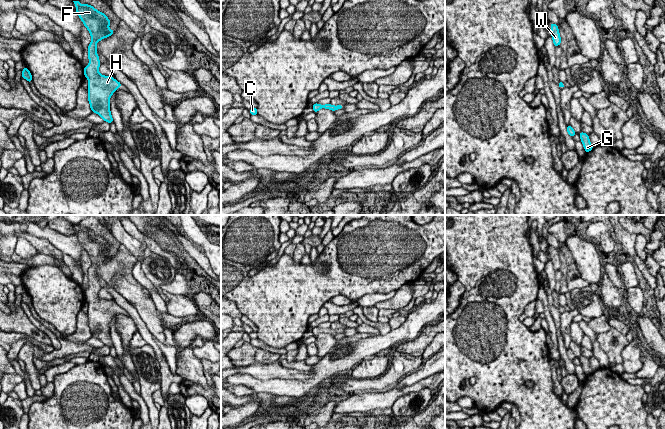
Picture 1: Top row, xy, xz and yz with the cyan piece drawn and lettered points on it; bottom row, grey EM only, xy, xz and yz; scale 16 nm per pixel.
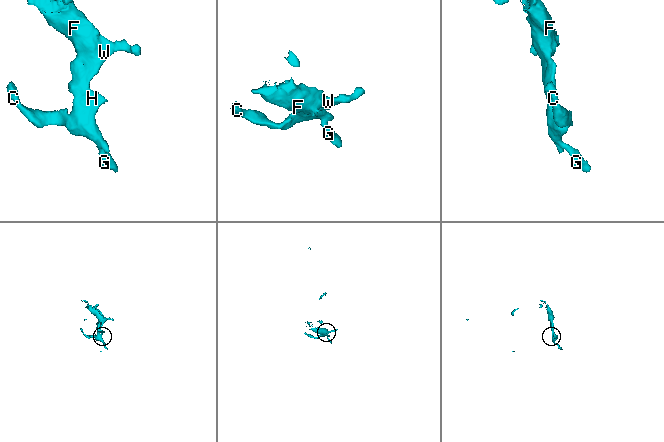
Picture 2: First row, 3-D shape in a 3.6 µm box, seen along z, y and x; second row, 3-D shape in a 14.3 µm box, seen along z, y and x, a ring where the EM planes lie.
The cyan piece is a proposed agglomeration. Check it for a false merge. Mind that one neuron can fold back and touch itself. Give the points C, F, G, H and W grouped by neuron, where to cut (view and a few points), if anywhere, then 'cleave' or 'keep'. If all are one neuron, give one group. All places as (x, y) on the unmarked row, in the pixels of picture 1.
C F G H W; no cut; keep

